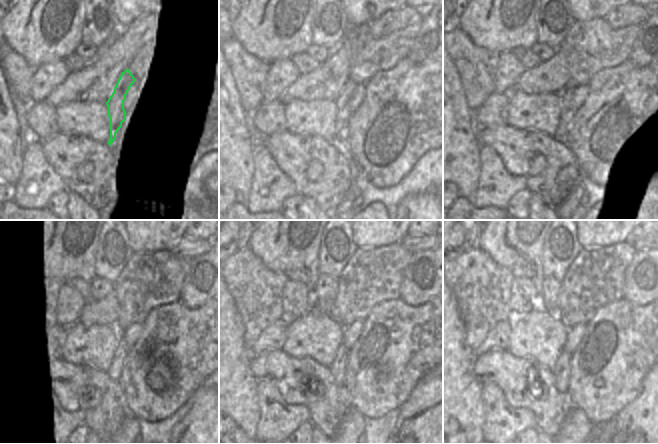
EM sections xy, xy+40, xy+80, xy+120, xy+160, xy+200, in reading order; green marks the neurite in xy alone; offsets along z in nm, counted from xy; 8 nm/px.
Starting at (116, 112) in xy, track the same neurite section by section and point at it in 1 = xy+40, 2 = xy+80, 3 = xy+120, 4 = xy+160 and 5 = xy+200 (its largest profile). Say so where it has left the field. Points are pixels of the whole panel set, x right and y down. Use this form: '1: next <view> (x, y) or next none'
1: next xy+40 (342, 112)
2: next xy+80 (567, 114)
3: next xy+120 (115, 370)
4: next xy+160 (338, 368)
5: next xy+200 (561, 370)

